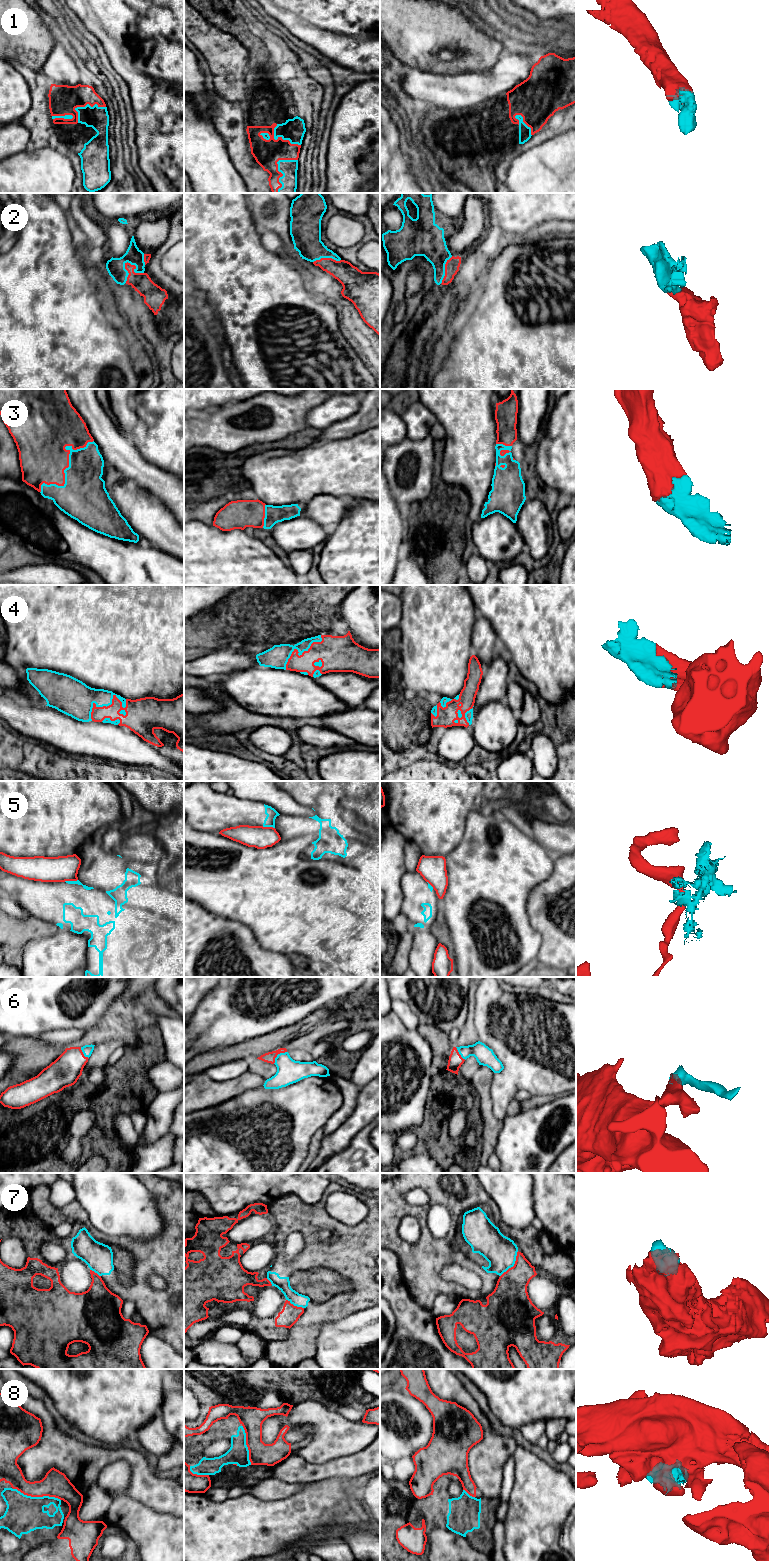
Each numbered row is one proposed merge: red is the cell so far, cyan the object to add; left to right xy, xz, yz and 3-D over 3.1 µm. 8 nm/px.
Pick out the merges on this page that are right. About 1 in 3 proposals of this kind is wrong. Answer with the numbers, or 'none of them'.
1, 2, 3, 4, 6

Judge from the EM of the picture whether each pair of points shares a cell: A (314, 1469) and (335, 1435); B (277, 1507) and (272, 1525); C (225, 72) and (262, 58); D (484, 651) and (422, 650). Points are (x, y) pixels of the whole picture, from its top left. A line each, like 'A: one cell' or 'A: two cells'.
A: two cells
B: one cell
C: two cells
D: two cells

